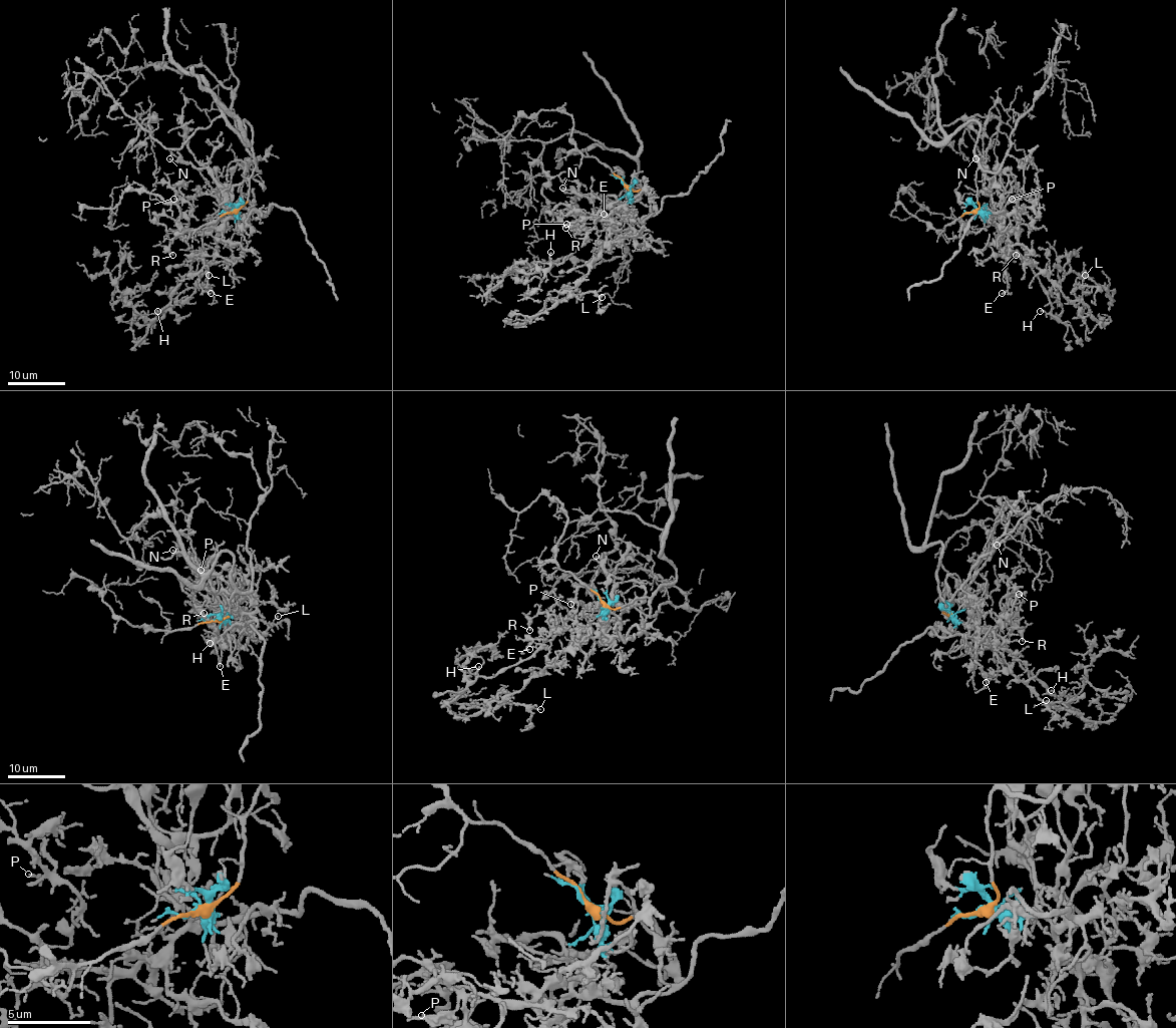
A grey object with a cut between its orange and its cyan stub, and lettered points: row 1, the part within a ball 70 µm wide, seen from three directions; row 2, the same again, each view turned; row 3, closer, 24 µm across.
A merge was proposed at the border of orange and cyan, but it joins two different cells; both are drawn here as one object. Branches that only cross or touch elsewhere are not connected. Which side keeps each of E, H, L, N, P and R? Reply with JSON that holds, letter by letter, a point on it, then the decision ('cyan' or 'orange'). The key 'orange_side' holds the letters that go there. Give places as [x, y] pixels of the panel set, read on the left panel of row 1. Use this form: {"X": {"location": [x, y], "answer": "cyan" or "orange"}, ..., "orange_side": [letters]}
{"E": {"location": [211, 293], "answer": "cyan"}, "H": {"location": [157, 311], "answer": "cyan"}, "L": {"location": [209, 275], "answer": "cyan"}, "N": {"location": [169, 158], "answer": "cyan"}, "P": {"location": [173, 199], "answer": "cyan"}, "R": {"location": [172, 255], "answer": "cyan"}, "orange_side": []}

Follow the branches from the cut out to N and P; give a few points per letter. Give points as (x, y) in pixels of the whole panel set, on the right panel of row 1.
N: (973, 210), (1000, 216), (1004, 212), (992, 200), (984, 180), (982, 162), (974, 158)
P: (973, 210), (991, 212), (998, 216), (1007, 232), (1004, 232), (1013, 234), (1017, 228), (1018, 205), (1011, 199)

